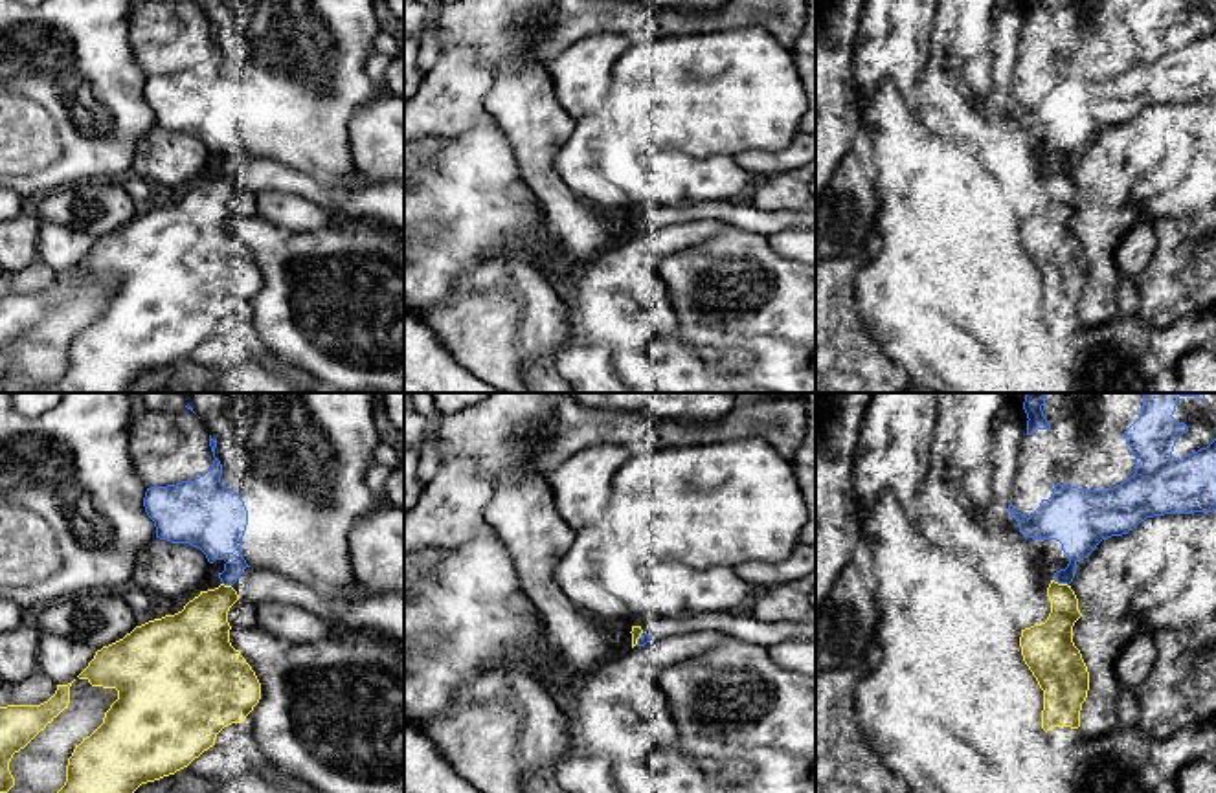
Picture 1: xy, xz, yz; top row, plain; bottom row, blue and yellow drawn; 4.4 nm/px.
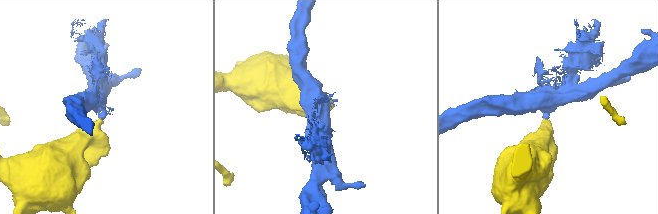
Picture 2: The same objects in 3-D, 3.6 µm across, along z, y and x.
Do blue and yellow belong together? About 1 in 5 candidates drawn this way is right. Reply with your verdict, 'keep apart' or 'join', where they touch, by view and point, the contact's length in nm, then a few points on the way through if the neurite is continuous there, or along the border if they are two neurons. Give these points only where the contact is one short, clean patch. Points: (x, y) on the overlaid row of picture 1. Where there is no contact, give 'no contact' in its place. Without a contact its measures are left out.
keep apart | yz (1060, 582) | 80 nm

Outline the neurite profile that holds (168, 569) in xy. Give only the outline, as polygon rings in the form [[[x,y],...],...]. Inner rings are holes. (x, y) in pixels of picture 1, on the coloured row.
[[[154,538],[140,551],[130,584],[173,600],[197,589],[209,571],[200,549]]]

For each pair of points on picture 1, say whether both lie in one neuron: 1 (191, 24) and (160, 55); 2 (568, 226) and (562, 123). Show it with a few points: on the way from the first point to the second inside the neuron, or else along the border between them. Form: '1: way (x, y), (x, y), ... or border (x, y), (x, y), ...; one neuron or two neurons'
1: way (184, 32), (168, 48); one neuron
2: way (557, 201), (546, 184), (546, 149); one neuron

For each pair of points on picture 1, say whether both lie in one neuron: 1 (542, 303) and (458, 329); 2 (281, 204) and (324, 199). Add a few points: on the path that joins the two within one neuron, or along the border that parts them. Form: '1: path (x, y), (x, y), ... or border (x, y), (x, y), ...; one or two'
1: path (522, 314), (504, 314), (493, 323), (478, 323); one
2: border (270, 189), (294, 191), (315, 201), (327, 213); two

